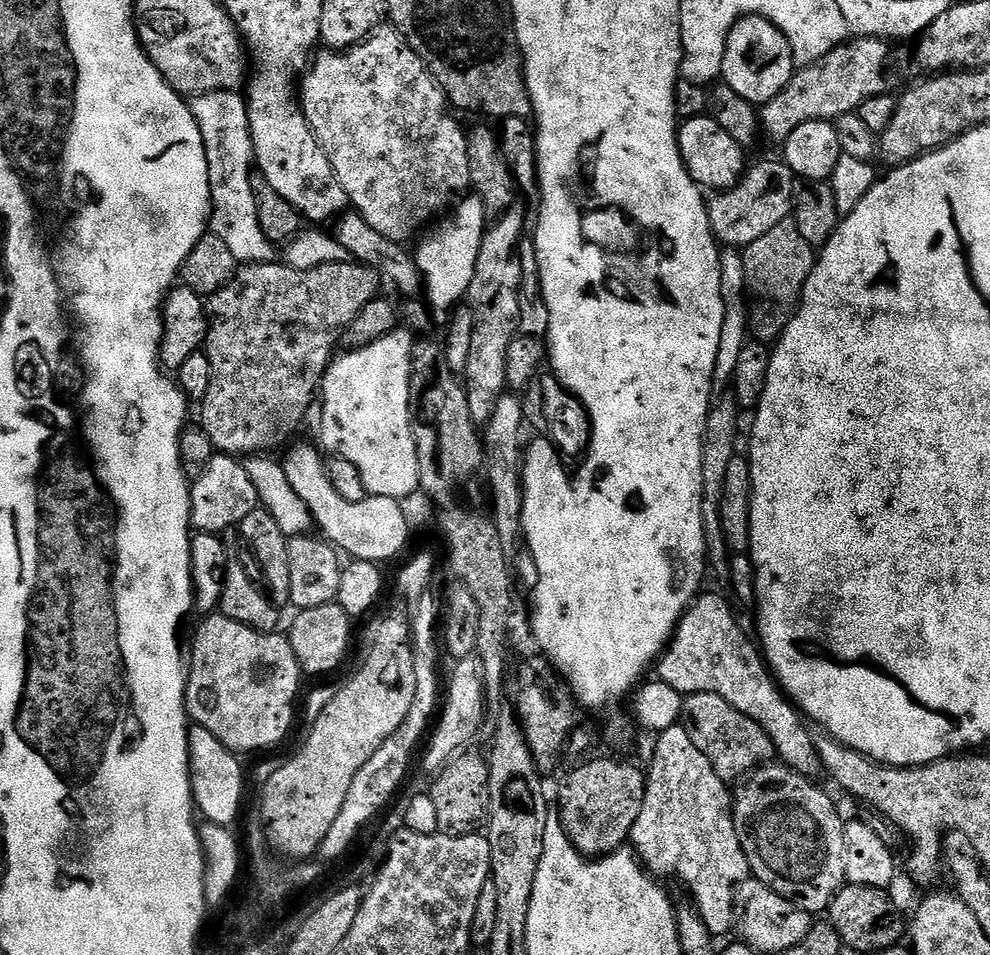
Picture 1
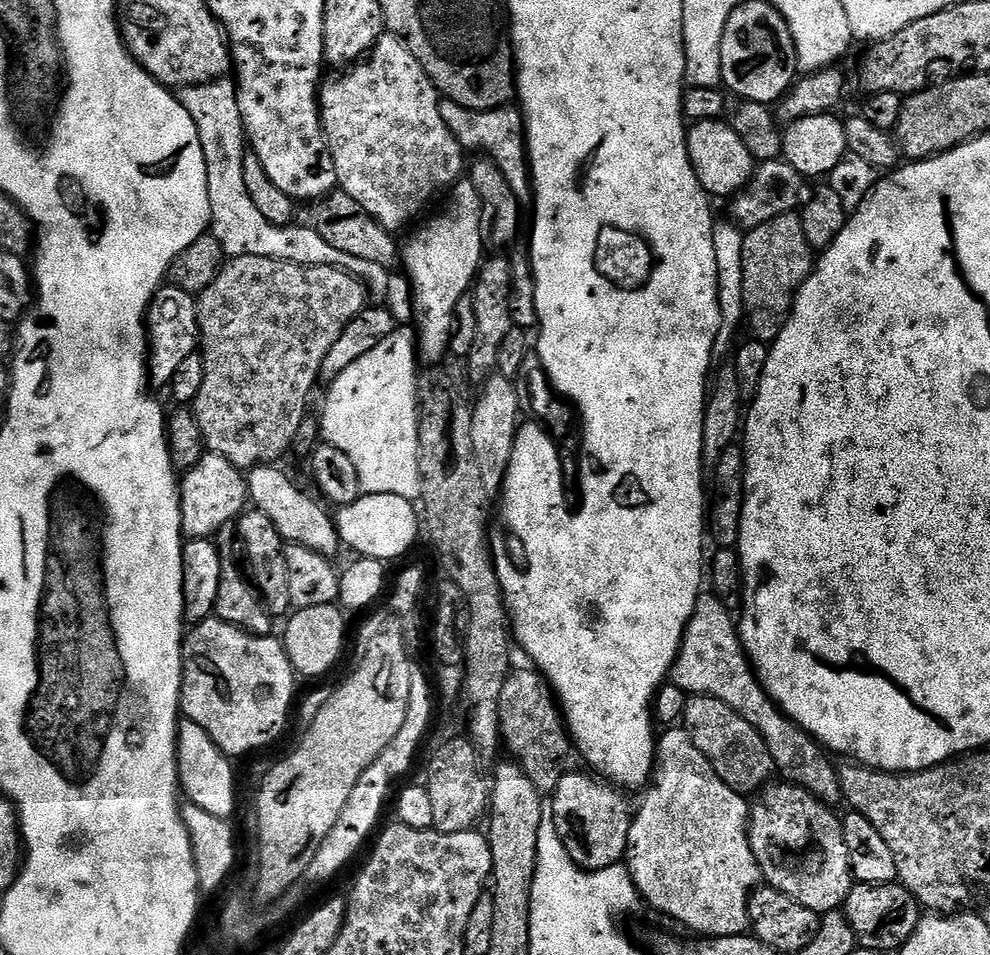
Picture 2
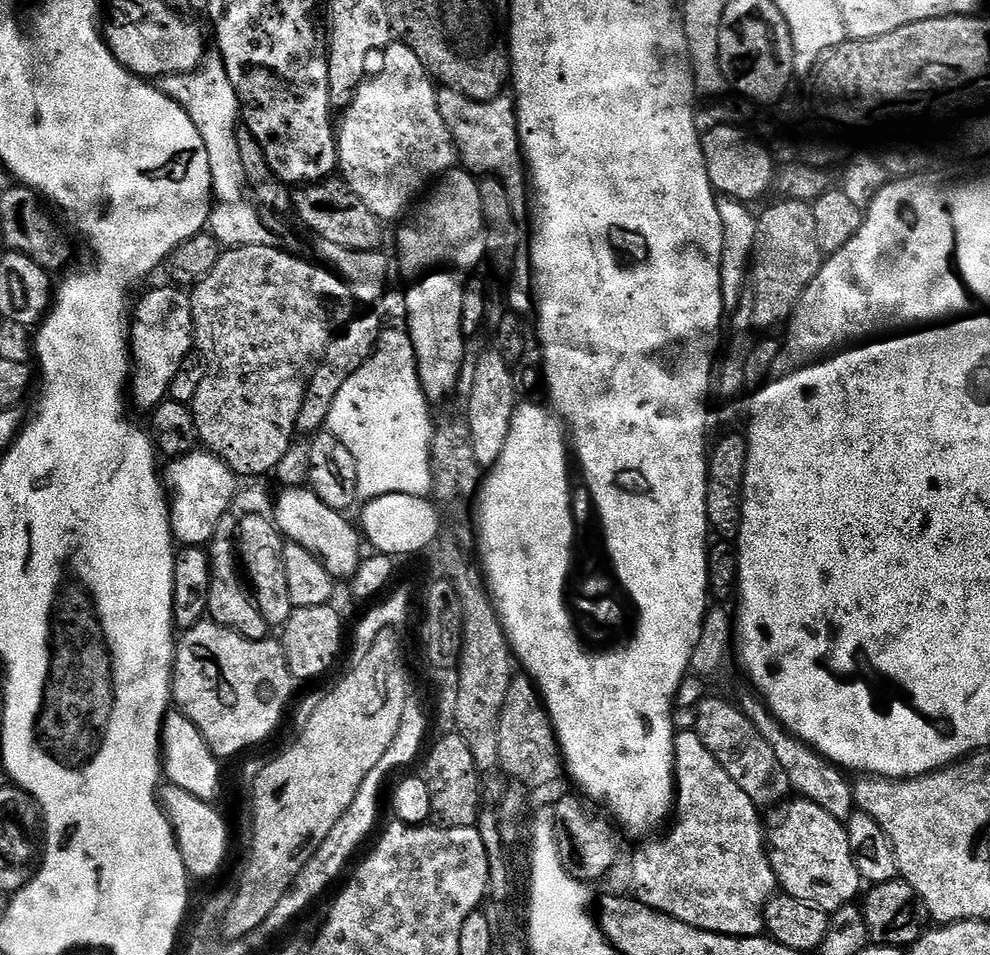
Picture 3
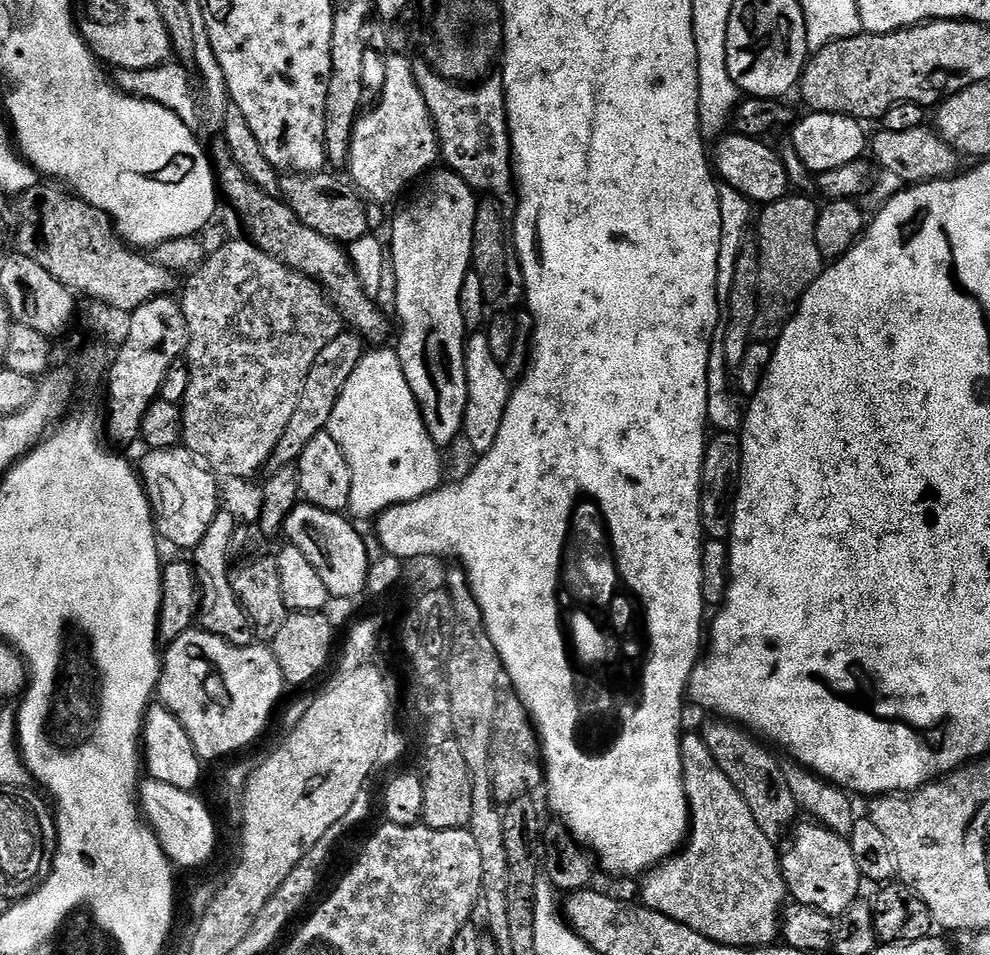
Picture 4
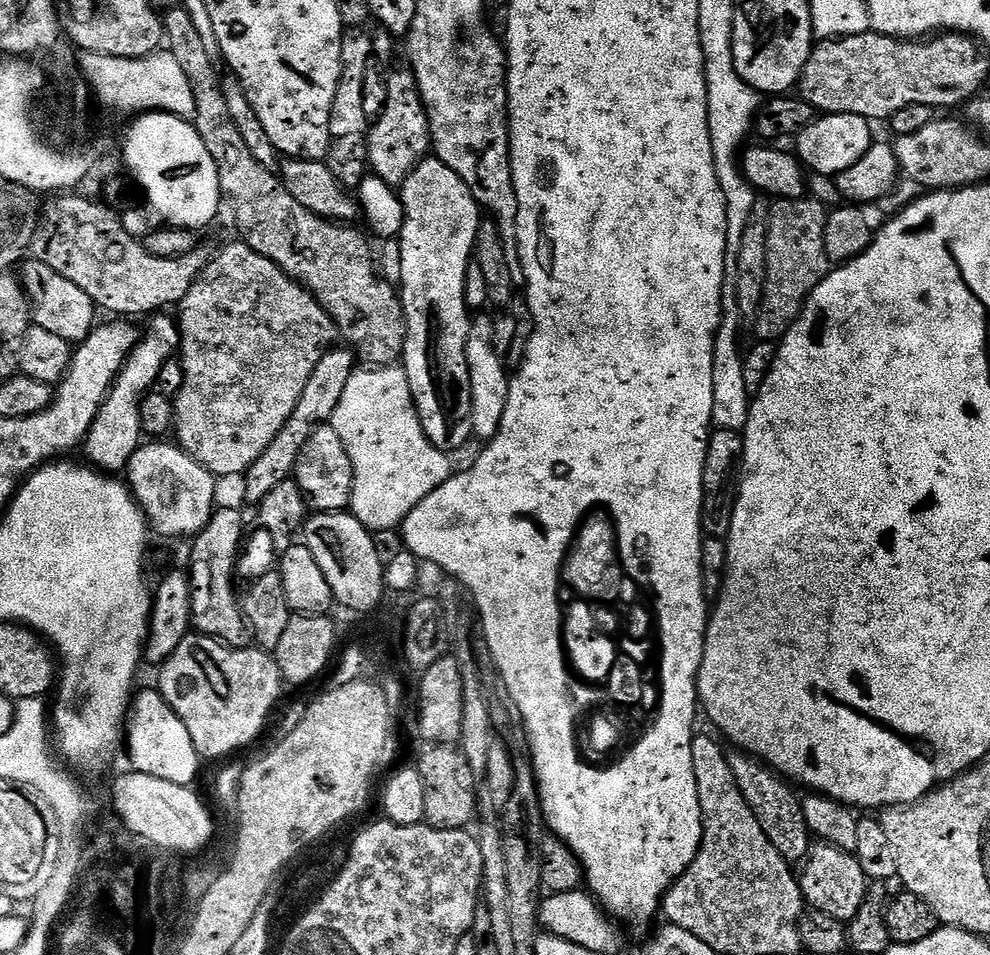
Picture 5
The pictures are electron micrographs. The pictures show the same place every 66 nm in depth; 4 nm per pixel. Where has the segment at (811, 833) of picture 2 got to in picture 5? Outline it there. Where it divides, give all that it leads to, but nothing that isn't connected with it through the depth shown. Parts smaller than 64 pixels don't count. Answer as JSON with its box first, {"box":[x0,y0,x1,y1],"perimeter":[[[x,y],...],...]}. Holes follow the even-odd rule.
{"box":[798,842,870,922],"perimeter":[[[823,842],[817,843],[798,872],[804,903],[809,909],[847,922],[862,910],[870,895],[870,881],[851,852],[843,852]]]}

